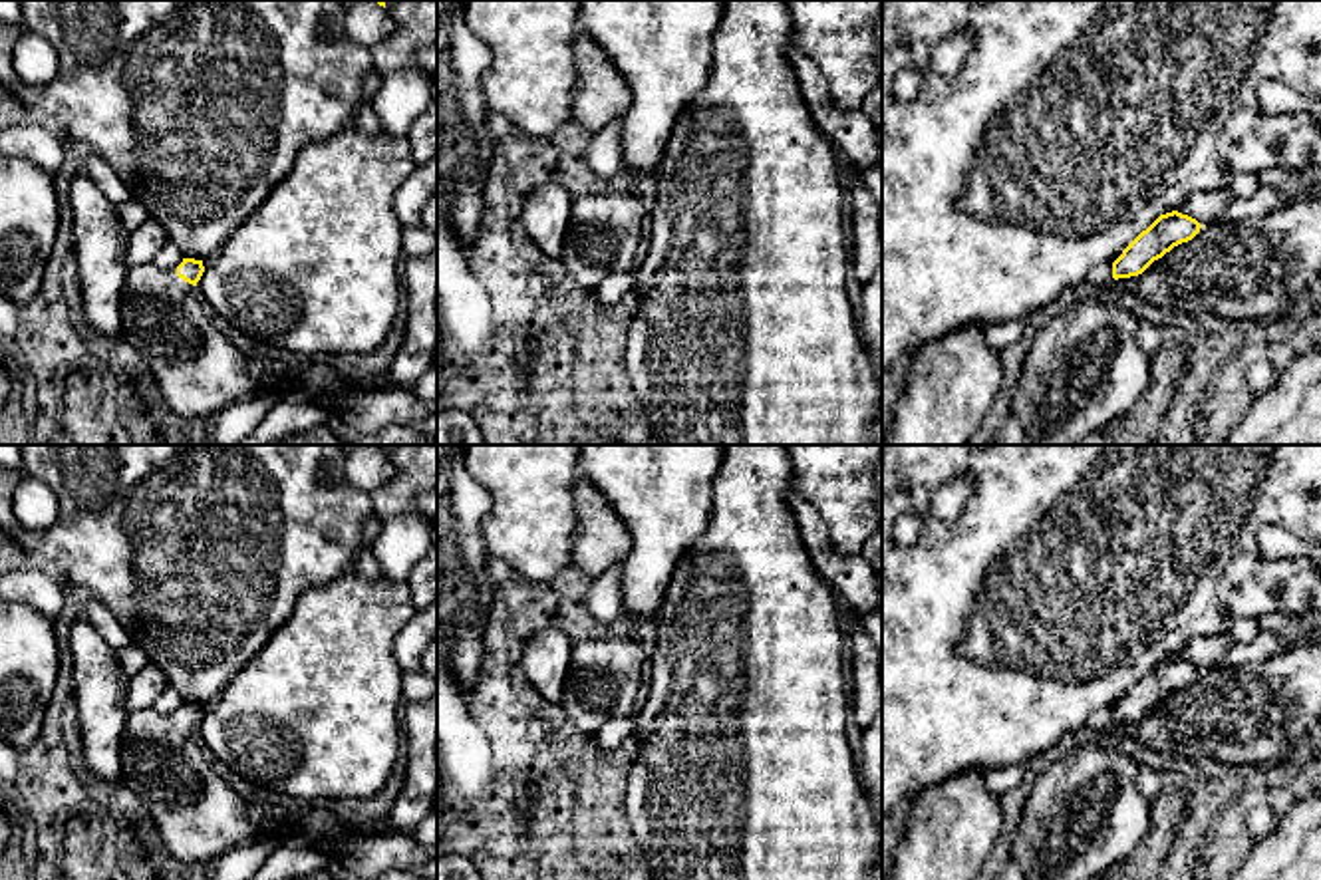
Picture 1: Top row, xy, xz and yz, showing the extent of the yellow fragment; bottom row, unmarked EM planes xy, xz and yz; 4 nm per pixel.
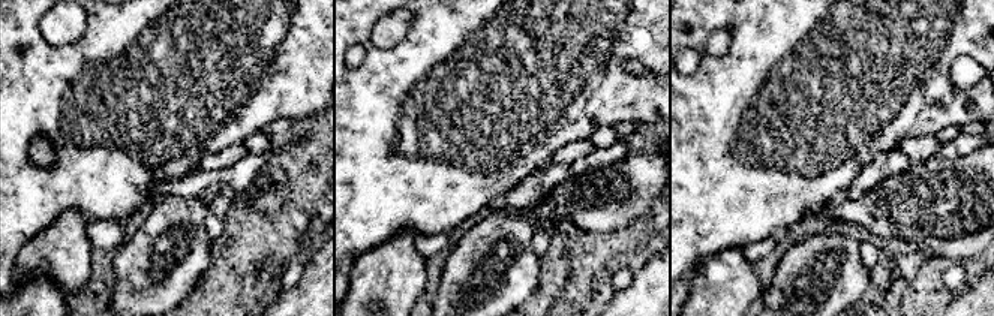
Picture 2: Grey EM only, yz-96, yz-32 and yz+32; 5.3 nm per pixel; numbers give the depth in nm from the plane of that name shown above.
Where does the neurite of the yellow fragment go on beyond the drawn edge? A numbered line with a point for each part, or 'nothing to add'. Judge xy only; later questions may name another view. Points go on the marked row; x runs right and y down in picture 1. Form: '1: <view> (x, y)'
1: xy (197, 368)

